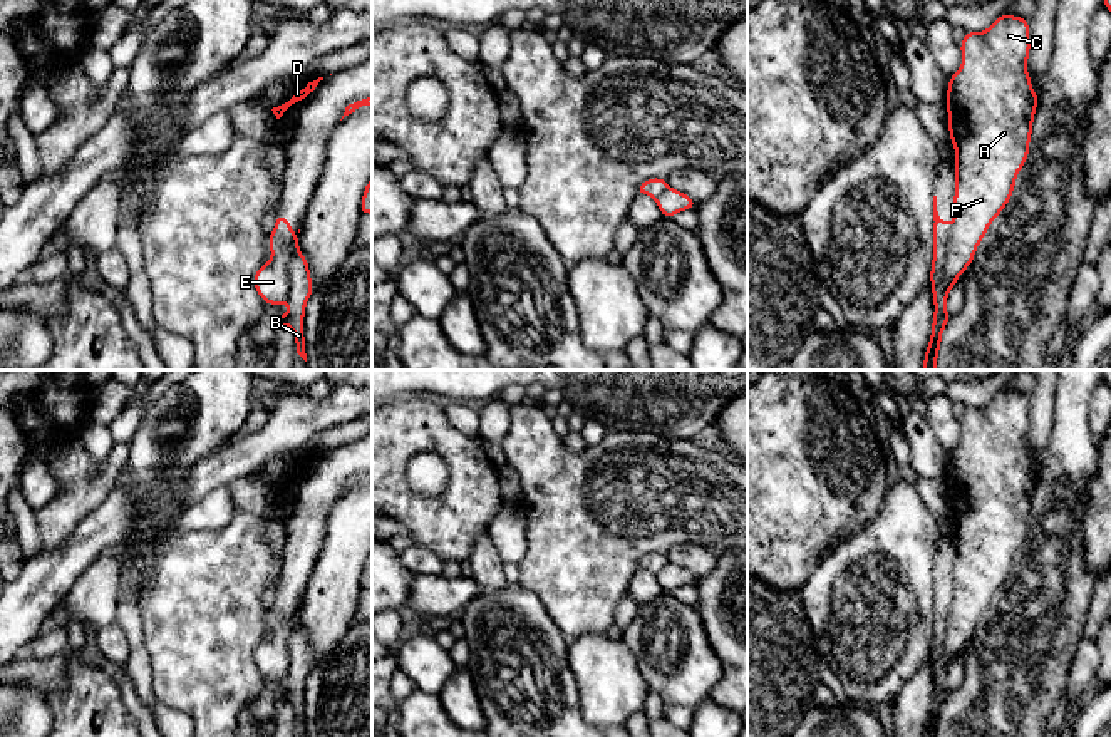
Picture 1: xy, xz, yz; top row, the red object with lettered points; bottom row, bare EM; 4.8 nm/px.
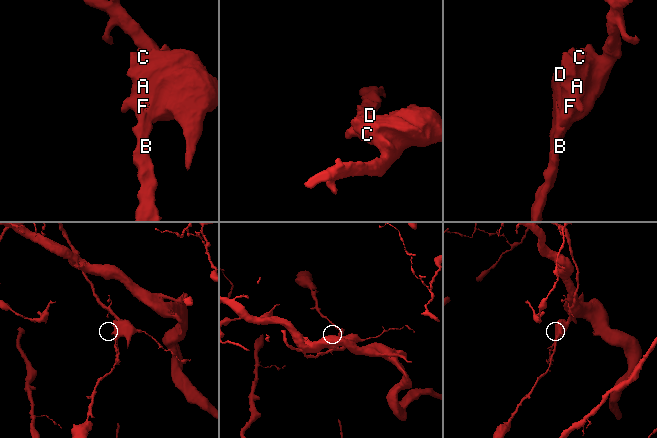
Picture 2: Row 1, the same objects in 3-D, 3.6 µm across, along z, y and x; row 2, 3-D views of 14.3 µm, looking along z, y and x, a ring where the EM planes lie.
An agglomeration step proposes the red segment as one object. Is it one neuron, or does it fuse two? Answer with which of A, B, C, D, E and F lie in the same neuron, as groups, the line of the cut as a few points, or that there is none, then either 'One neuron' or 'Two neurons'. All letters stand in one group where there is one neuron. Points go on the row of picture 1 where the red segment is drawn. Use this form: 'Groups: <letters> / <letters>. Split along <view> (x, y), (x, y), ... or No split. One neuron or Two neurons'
Groups: A B C D F / E. Split along yz (950, 226), (945, 253), (947, 288), (935, 305). Two neurons

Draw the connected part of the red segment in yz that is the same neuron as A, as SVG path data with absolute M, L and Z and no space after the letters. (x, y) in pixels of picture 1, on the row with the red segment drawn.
M1000 15L984 32L965 32L962 65L948 77L945 109L955 147L953 223L947 240L947 291L938 295L923 367L937 367L950 315L947 296L970 266L990 223L1010 201L1029 156L1039 95L1026 69L1029 20Z

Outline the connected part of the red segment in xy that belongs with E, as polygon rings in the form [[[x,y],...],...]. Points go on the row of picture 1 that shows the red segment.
[[[280,213],[275,219],[273,233],[268,236],[271,260],[261,265],[255,276],[255,290],[266,305],[280,305],[288,300],[288,260],[295,233]]]

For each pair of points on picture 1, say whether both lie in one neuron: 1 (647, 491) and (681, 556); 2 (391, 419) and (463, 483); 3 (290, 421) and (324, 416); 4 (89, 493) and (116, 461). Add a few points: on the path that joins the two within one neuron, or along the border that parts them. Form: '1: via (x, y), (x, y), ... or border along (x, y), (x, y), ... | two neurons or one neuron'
1: border along (713, 550), (702, 545), (674, 545), (666, 553) | two neurons
2: via (413, 426), (426, 429), (458, 461) | one neuron
3: via (299, 417), (315, 416) | one neuron
4: via (94, 484), (109, 469) | one neuron

